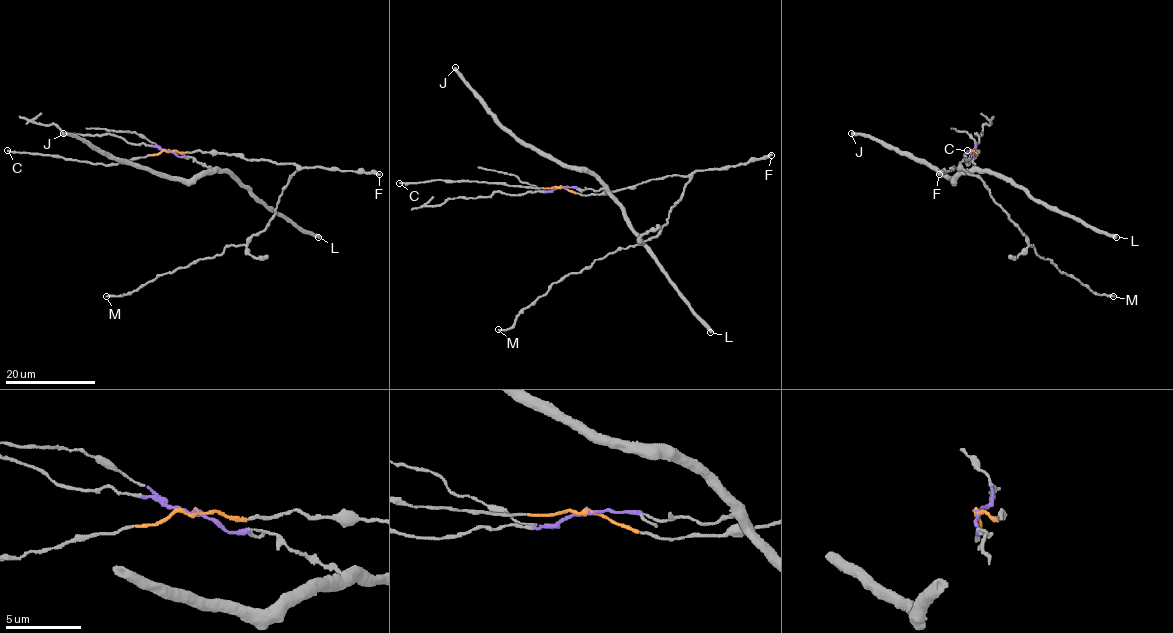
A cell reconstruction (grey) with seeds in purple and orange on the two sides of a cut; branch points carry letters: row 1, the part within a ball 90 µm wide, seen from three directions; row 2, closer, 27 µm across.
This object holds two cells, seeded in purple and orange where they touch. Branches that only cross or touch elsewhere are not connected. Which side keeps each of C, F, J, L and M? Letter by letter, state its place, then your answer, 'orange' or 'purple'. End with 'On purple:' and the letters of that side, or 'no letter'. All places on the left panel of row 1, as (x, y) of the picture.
C: at (7, 150); orange
F: at (379, 174); orange
J: at (63, 133); purple
L: at (318, 237); purple
M: at (106, 296); orange
On purple: J, L

